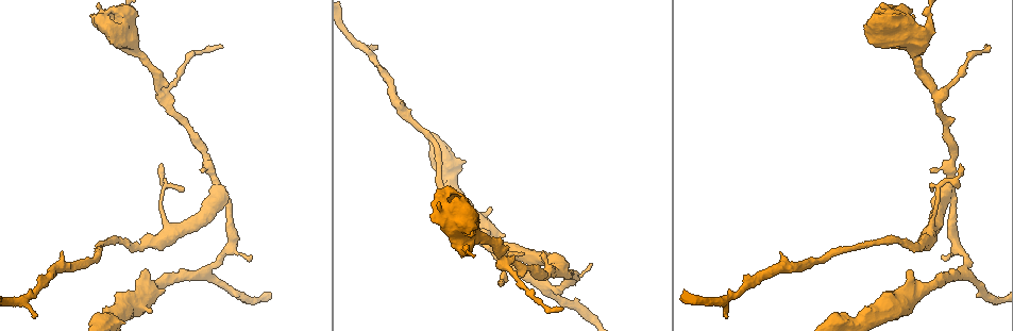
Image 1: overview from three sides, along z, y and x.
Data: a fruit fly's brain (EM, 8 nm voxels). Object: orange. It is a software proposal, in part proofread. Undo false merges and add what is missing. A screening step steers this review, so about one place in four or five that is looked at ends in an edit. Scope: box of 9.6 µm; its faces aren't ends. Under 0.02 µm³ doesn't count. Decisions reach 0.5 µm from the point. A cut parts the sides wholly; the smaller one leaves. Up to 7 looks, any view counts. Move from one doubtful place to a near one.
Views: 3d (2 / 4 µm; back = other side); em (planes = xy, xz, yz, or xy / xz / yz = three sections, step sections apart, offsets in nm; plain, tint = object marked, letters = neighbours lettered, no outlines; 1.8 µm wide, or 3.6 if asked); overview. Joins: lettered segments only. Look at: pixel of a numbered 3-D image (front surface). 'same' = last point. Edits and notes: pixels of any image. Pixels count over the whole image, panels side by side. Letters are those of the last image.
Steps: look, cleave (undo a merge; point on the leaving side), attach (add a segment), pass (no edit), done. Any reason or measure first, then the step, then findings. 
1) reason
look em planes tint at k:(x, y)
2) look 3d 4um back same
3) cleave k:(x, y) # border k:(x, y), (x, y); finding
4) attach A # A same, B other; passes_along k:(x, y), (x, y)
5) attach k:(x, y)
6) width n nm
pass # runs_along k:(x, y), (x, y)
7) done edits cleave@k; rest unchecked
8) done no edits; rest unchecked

three arms meet
look em planes letters at 1:(220, 193)

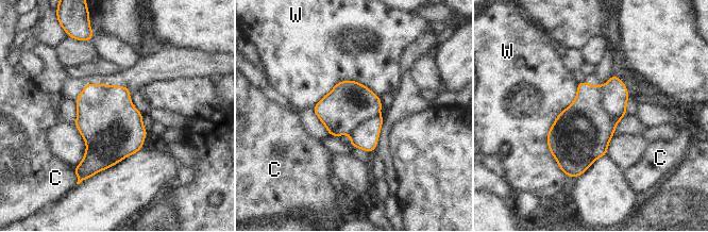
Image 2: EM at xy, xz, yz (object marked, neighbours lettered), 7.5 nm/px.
longest_contact W 700 nm
cleave 2:(584, 130) # C other, W other; border 2:(600, 86), (603, 108), (616, 123); two neurons meet here

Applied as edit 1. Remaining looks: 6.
a fork
look 3d 2um back at 1:(205, 273)

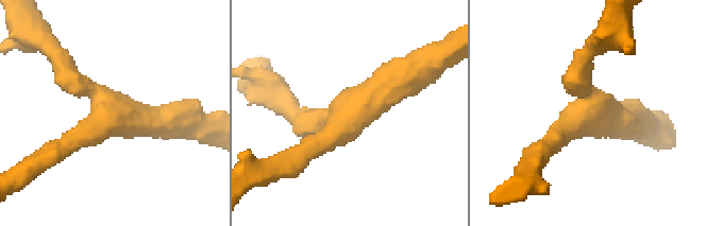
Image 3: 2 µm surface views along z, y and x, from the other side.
arms 3; arm_widths 200, 220, 300 nm
look em planes tint at 3:(347, 112)

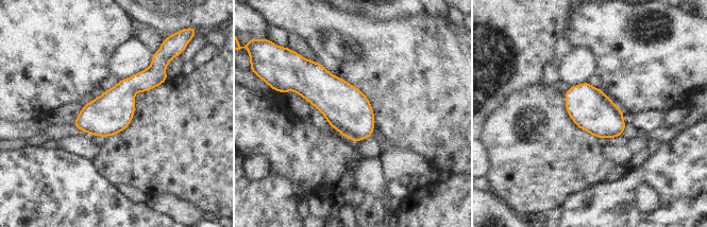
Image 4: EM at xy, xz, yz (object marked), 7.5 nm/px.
see the neighbours
look em planes letters same

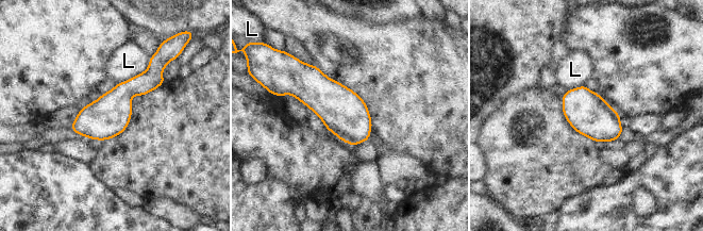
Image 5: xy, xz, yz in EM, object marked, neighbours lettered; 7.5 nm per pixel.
width 300 nm
pass # L other; border 5:(150, 56), (144, 71), (118, 83); continuous, no second neuron

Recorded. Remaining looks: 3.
branch point
look 3d 4um at 1:(937, 97)

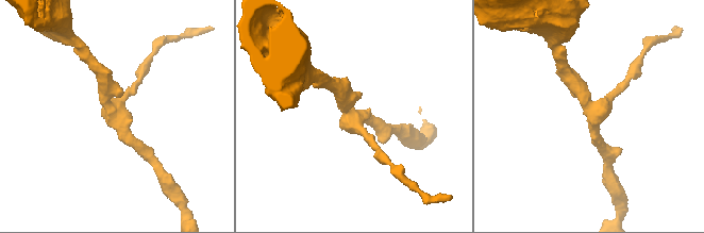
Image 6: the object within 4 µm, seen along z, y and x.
arms 3; shape alone is not enough
look em planes plain at 6:(596, 110)

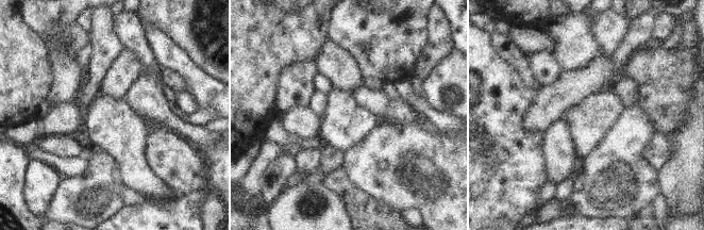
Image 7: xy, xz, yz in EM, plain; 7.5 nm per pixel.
see the neighbours
look em planes letters same

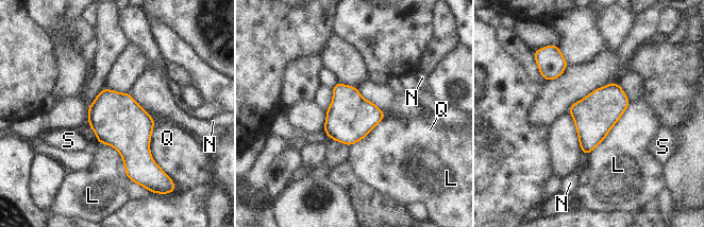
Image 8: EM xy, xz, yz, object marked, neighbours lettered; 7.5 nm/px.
pass # L other, N other, Q other, S other; border 8:(630, 102), (608, 134), (588, 154); continuous, no second neuron

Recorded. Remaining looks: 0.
done edits cleave@2; rest unchecked

